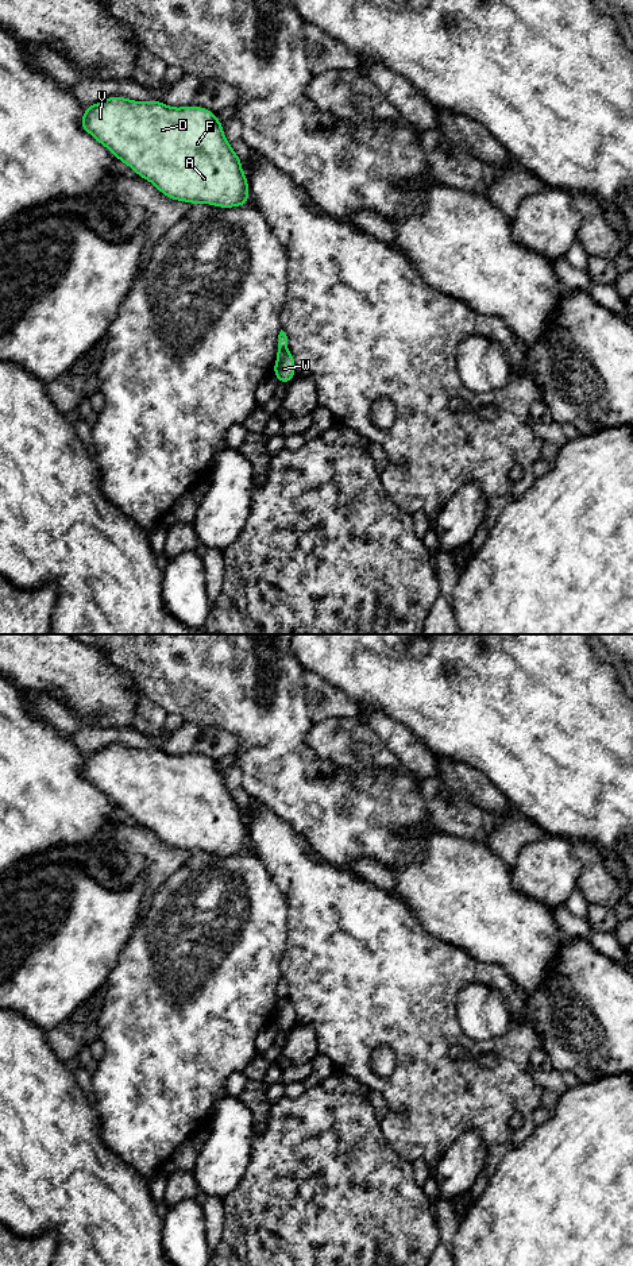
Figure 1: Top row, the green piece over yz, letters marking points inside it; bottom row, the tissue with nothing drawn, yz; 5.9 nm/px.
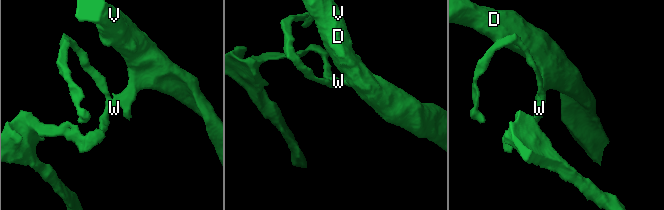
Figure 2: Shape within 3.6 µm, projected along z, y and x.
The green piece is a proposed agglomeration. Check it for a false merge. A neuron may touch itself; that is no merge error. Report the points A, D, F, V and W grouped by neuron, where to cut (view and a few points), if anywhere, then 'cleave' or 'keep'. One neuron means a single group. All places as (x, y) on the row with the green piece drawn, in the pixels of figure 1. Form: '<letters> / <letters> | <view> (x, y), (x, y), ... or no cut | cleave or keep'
A D F V / W | yz (286, 347), (278, 351) | cleave

